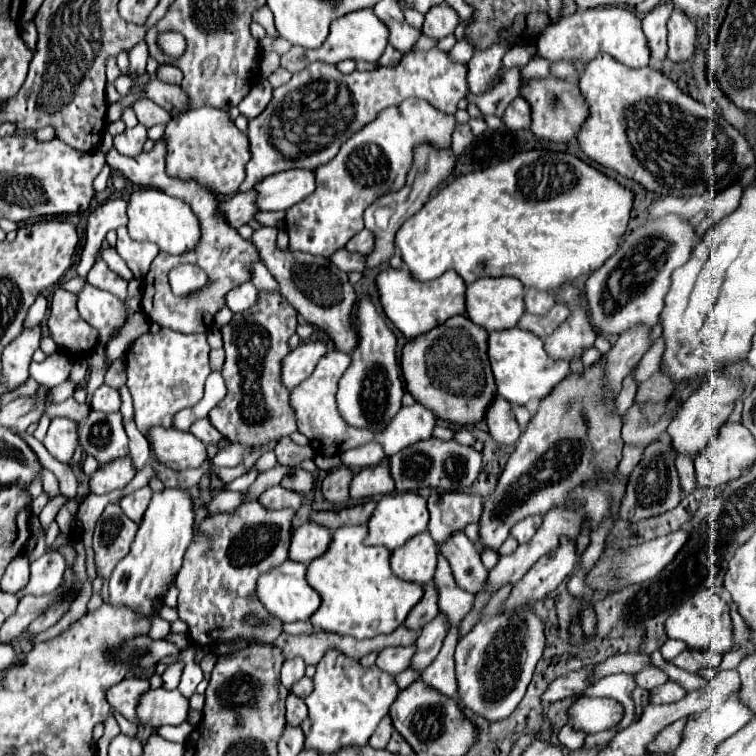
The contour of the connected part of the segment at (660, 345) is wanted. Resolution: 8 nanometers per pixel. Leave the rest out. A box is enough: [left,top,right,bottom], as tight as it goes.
[634,337,664,385]

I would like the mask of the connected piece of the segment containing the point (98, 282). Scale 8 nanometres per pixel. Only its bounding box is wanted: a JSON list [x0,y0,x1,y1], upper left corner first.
[88,259,128,301]

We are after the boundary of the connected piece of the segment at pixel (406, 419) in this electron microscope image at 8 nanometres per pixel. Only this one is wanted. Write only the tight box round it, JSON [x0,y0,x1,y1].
[376,403,434,457]

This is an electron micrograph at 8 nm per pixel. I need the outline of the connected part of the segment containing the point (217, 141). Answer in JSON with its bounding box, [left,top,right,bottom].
[164,107,250,195]

